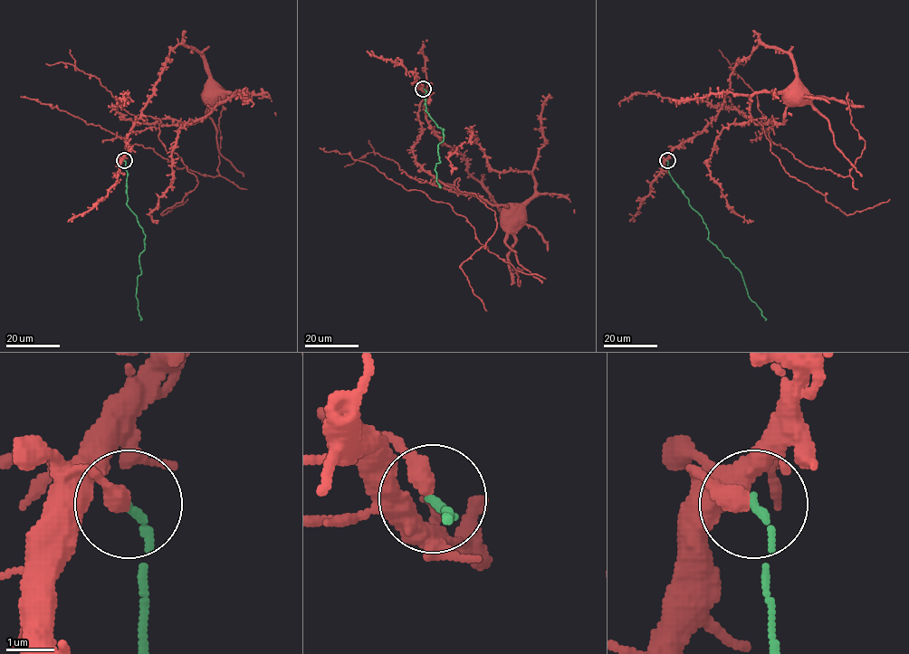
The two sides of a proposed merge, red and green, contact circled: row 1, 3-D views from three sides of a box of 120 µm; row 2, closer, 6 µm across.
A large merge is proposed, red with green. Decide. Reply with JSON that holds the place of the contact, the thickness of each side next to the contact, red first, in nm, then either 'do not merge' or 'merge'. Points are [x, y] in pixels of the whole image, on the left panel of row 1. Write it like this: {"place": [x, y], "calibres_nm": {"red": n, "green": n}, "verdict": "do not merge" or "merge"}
{"place": [124, 160], "calibres_nm": {"red": 400, "green": 160}, "verdict": "do not merge"}

